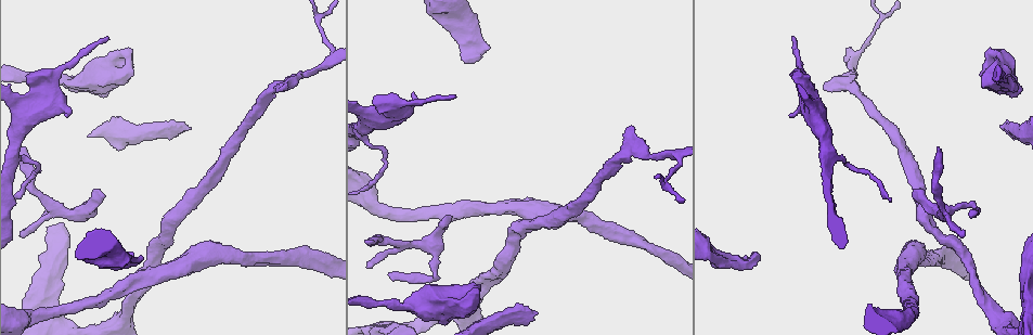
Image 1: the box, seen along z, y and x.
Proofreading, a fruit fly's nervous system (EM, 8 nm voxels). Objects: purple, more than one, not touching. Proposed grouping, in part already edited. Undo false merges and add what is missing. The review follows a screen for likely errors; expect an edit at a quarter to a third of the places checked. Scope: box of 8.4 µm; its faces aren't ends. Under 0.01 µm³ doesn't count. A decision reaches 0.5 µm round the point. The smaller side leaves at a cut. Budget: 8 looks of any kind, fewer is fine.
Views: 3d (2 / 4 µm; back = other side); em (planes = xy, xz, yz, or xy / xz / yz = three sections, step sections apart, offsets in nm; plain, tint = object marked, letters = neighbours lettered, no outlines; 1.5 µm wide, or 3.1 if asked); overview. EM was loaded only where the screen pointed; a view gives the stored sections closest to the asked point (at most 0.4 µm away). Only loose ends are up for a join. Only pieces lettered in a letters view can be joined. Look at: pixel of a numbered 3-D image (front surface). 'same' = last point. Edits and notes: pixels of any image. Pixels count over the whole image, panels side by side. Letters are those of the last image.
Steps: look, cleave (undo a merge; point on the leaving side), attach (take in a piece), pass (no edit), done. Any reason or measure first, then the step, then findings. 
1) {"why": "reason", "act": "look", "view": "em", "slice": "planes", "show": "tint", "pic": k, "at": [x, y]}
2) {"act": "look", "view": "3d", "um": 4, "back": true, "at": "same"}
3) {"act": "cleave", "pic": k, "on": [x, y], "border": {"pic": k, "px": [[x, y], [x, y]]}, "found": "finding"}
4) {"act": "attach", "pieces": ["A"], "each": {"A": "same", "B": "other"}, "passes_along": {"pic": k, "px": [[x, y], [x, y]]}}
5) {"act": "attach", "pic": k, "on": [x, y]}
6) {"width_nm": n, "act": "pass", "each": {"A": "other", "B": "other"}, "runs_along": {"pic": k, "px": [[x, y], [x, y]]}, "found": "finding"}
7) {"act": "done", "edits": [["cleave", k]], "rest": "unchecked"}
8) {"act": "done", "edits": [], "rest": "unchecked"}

{"why": "branch stops here", "act": "look", "view": "3d", "um": 4, "pic": 1, "at": [452, 95]}

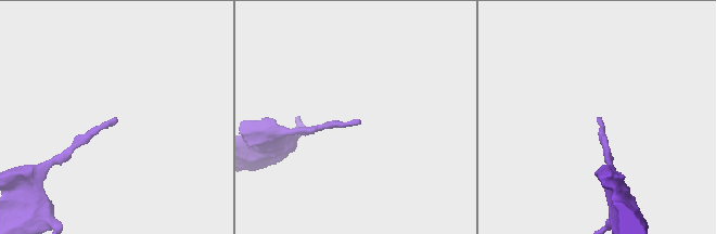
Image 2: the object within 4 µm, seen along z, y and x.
{"why": "need the tissue", "act": "look", "view": "em", "slice": "xz", "step": 4, "show": "tint", "pic": 2, "at": [359, 120]}

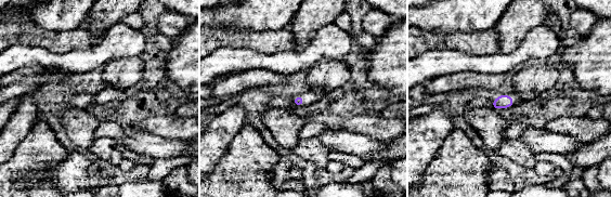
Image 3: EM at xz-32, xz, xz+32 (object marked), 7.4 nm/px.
{"why": "cut it another way", "act": "look", "view": "em", "slice": "planes", "show": "letters", "at": "same"}

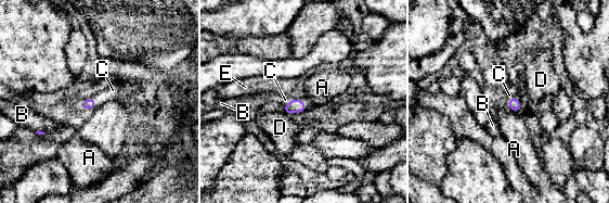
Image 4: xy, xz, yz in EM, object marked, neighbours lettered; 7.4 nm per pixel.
{"act": "attach", "pieces": ["C"], "each": {"A": "other", "B": "other", "C": "same", "D": "other", "E": "other"}, "passes_along": {"pic": 4, "px": [[89, 103], [87, 99], [113, 90]]}, "found": "it goes on there"}

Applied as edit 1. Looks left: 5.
{"why": "an open end", "act": "look", "view": "em", "slice": "xz", "step": 4, "show": "letters", "pic": 1, "at": [631, 130]}

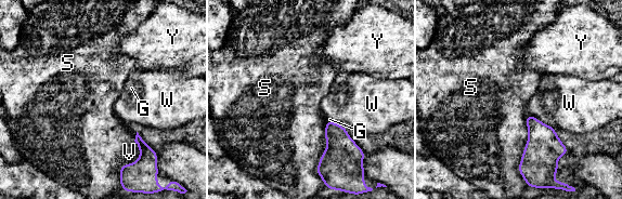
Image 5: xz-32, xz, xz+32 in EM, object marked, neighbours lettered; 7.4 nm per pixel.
{"act": "pass", "each": {"G": "other", "S": "other", "V": "other", "W": "other", "Y": "other"}, "border": {"pic": 5, "px": [[527, 113], [528, 140], [517, 169]]}, "found": "none of them fits"}

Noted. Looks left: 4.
{"why": "long arm stops here", "act": "look", "view": "3d", "um": 4, "pic": 1, "at": [535, 314]}

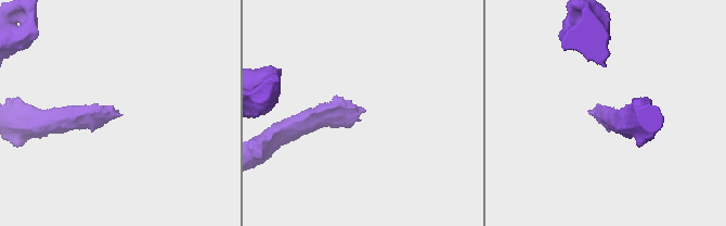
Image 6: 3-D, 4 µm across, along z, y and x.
{"act": "look", "view": "em", "slice": "yz", "step": 8, "show": "letters", "pic": 6, "at": [119, 116]}

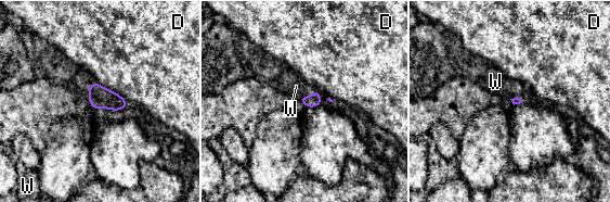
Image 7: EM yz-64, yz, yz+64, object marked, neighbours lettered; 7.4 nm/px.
{"why": "another direction", "act": "look", "view": "em", "slice": "planes", "show": "letters", "at": "same"}

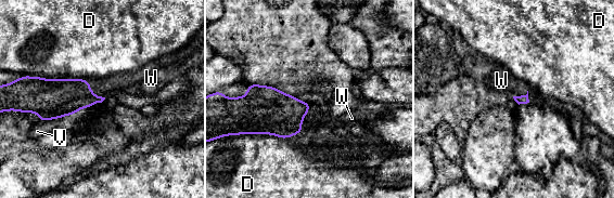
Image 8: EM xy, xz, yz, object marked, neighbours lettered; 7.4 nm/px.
{"act": "attach", "pieces": ["W"], "each": {"D": "other", "V": "other", "W": "same"}, "passes_along": {"pic": 8, "px": [[60, 97], [92, 93], [122, 82]]}, "found": "it goes on there"}

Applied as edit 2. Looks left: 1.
{"act": "done", "edits": [["attach", 4], ["attach", 8]], "rest": "unchecked"}

